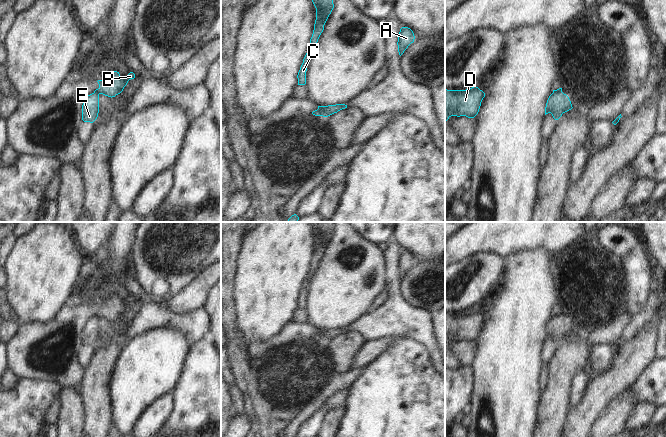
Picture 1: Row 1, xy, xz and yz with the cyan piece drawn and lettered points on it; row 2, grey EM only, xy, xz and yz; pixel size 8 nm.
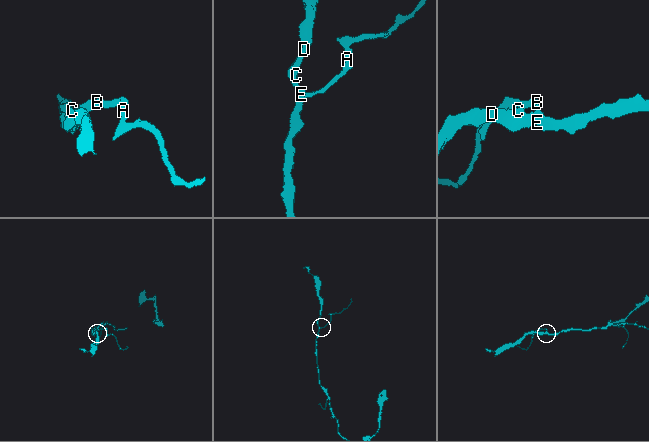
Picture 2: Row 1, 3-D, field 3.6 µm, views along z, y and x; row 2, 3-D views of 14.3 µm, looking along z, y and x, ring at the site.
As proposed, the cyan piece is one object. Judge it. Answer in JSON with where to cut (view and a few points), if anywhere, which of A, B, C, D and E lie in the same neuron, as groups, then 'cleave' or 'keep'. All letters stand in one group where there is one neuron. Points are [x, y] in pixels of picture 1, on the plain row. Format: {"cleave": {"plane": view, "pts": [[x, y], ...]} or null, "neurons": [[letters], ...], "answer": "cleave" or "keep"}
{"cleave": {"plane": "xy", "pts": [[94, 315], [98, 318]]}, "neurons": [["A", "B"], ["C", "D", "E"]], "answer": "cleave"}

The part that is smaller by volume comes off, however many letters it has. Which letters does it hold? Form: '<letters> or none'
A, B

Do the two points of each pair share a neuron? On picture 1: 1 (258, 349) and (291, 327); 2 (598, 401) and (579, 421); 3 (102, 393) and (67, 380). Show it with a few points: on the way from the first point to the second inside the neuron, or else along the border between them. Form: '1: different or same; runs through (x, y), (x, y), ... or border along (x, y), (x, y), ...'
1: same; runs through (266, 345), (283, 335)
2: same; runs through (593, 406), (583, 416)
3: different; border along (84, 370), (80, 382)

